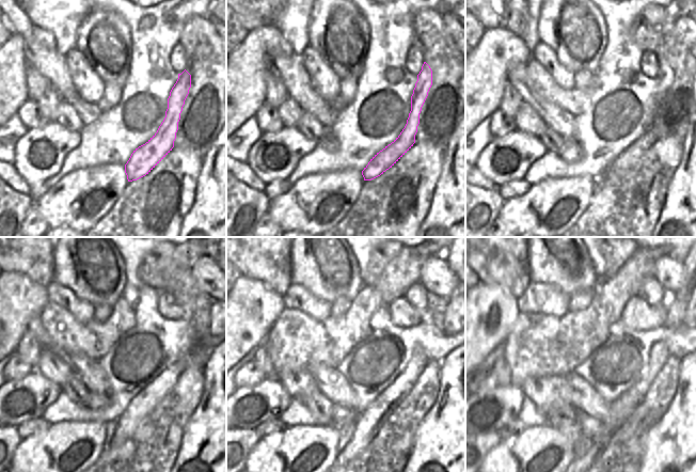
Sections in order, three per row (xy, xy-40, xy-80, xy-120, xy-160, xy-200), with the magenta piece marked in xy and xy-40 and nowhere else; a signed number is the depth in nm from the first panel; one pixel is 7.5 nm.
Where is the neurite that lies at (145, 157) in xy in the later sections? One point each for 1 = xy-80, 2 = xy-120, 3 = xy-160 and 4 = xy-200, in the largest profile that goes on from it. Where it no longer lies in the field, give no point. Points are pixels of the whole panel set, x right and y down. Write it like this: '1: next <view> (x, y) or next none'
1: next xy-80 (665, 77)
2: next xy-120 (184, 300)
3: next xy-160 (416, 295)
4: next xy-200 (650, 289)

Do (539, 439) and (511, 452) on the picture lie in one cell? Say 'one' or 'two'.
one

